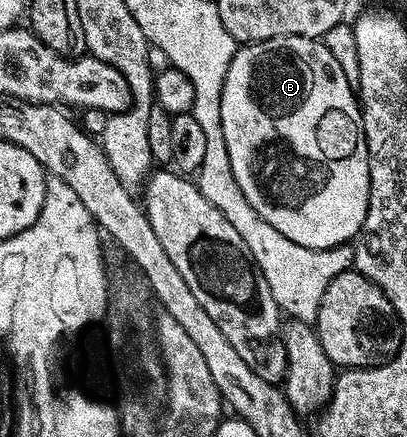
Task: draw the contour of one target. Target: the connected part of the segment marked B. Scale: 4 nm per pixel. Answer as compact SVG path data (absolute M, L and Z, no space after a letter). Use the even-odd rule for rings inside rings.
M288 36L252 42L235 49L234 59L228 68L228 76L224 80L224 92L220 100L220 118L228 148L228 160L232 160L232 174L236 184L240 184L240 192L244 192L248 204L252 204L252 208L256 208L256 212L260 212L260 216L264 216L264 220L272 224L272 228L276 228L276 232L288 236L288 240L304 248L327 250L333 246L349 243L361 231L366 219L370 195L370 157L366 133L362 127L362 107L355 87L350 86L348 77L344 76L344 69L340 68L339 61L332 56L324 41L316 38Z

